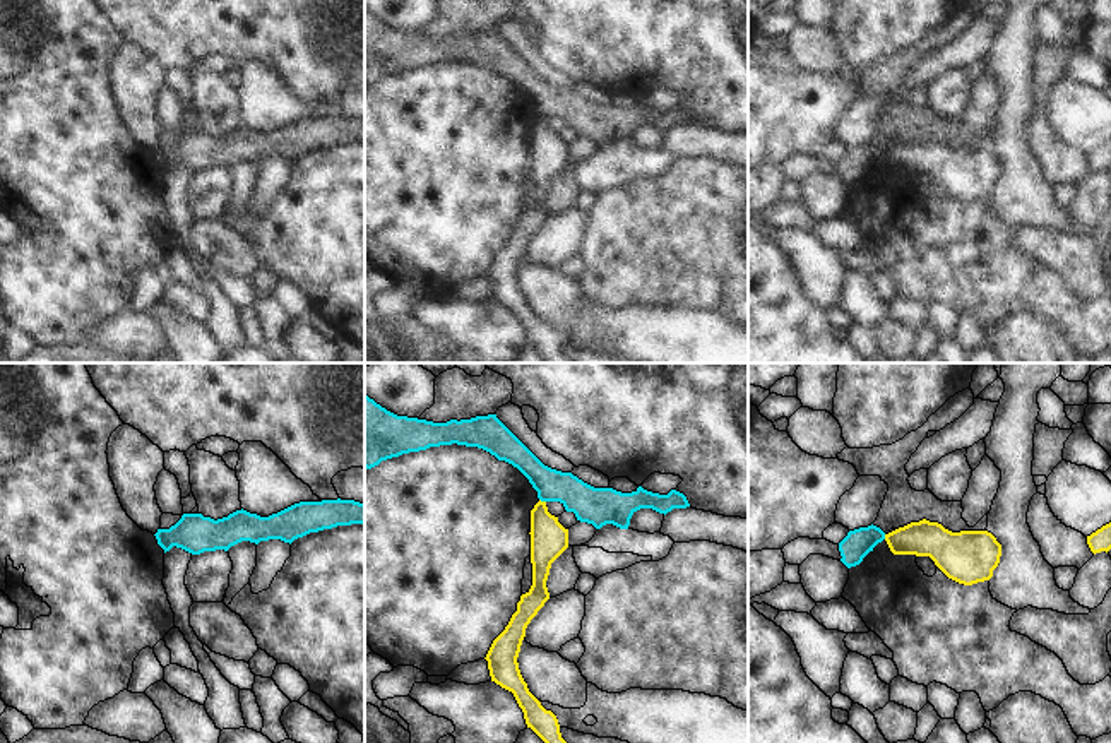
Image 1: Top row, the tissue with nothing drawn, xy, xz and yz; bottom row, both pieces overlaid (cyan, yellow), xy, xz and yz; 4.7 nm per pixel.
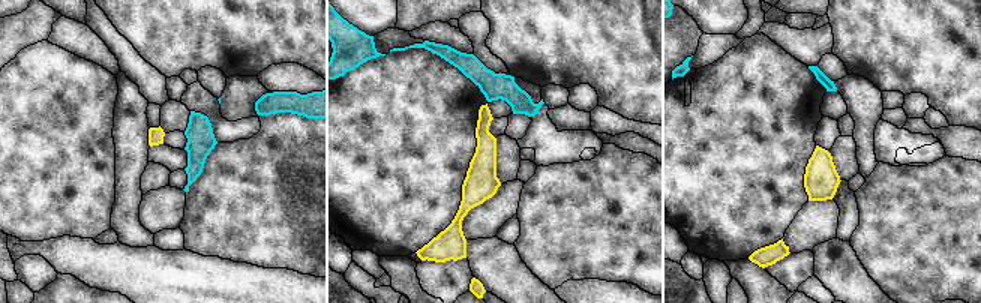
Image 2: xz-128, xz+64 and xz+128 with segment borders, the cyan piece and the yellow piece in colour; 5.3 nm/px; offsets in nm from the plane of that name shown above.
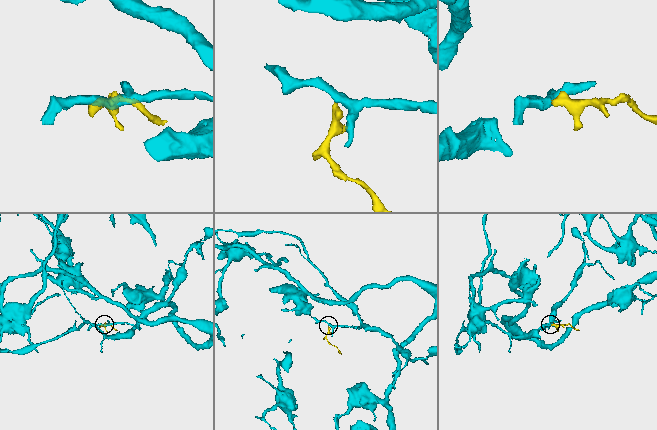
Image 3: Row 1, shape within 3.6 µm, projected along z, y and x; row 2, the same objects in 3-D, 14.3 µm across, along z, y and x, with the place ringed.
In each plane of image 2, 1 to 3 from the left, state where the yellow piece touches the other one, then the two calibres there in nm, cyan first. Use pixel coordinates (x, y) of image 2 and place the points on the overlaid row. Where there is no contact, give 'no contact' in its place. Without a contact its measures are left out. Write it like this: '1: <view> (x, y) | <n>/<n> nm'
1: no contact
2: no contact
3: no contact

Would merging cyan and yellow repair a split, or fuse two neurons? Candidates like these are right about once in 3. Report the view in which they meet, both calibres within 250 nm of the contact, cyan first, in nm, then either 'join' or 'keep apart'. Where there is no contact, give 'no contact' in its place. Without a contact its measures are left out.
xz | 180/180 nm | keep apart

